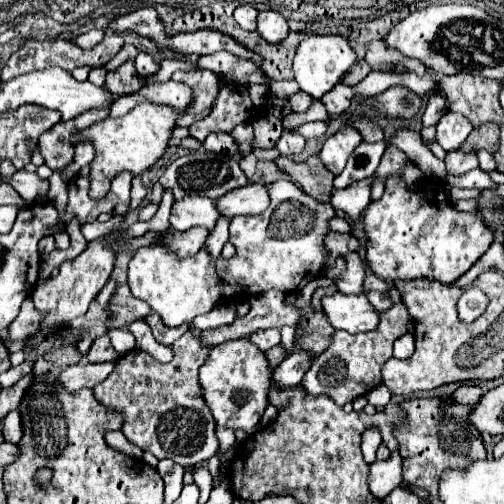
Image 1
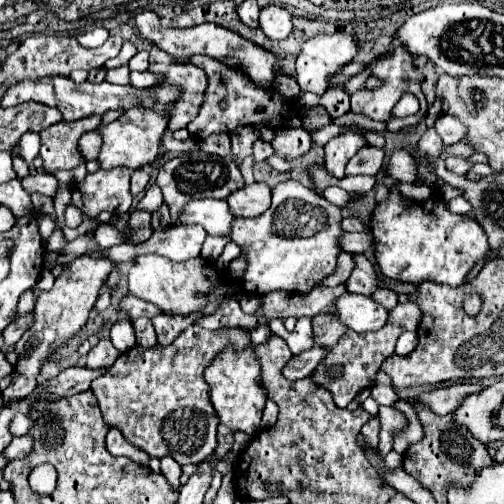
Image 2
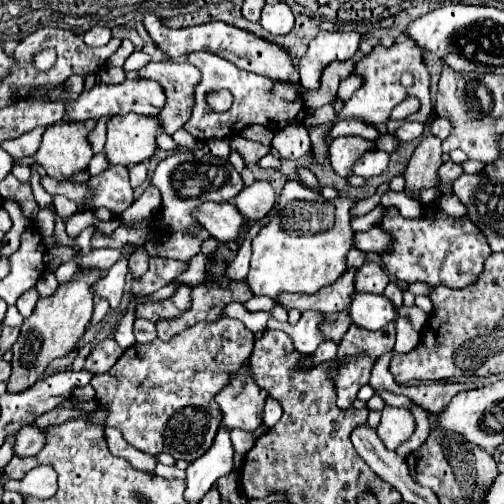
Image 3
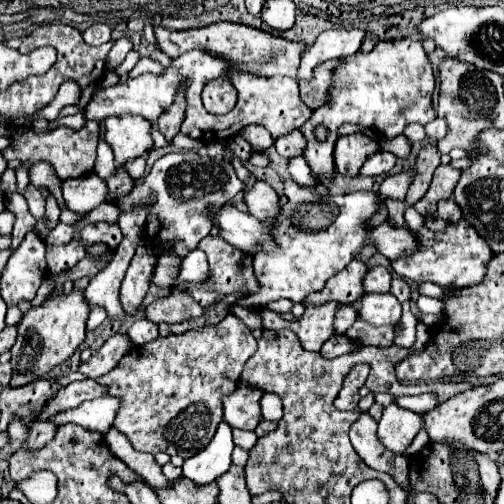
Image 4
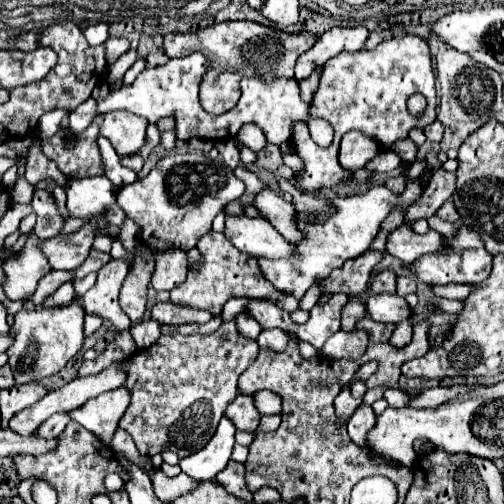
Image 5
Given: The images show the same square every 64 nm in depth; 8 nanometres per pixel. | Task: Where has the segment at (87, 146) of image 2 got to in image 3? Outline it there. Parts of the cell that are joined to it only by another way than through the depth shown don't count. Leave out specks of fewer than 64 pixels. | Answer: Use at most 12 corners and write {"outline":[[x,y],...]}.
{"outline":[[100,118],[96,128],[88,136],[92,152],[102,152],[106,122],[110,118]]}

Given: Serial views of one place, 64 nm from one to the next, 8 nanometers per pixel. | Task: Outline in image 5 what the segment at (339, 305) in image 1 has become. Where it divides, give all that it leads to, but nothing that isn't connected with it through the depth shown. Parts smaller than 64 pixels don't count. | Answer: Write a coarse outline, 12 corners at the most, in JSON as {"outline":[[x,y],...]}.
{"outline":[[398,294],[366,298],[366,316],[398,324],[412,314]]}

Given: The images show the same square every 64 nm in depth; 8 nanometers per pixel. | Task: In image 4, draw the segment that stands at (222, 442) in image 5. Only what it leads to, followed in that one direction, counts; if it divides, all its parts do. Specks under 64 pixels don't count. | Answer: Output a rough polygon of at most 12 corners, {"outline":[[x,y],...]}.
{"outline":[[222,422],[212,442],[184,462],[184,476],[198,486],[228,472],[232,428]]}

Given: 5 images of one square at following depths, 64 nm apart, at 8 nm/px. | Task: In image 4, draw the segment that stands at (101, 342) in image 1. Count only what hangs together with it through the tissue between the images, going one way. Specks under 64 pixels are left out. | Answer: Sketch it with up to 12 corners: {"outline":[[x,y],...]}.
{"outline":[[128,334],[108,338],[80,372],[88,378],[108,374],[132,348]]}

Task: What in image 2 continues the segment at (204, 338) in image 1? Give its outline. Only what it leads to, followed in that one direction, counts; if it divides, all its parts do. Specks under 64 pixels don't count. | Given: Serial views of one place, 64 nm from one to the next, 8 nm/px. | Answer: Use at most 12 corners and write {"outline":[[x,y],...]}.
{"outline":[[316,286],[308,296],[268,292],[254,316],[286,320],[334,310],[346,288]]}

